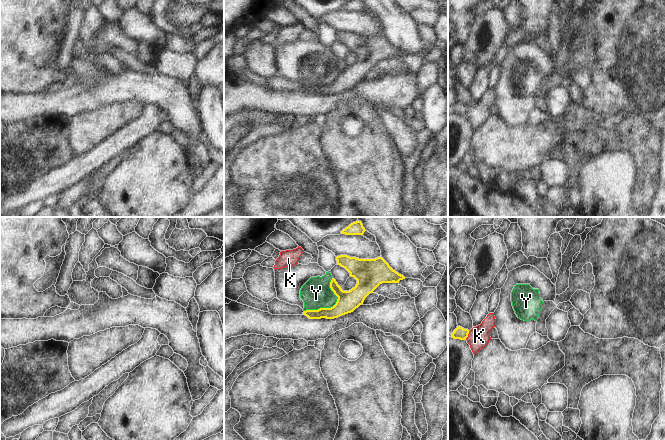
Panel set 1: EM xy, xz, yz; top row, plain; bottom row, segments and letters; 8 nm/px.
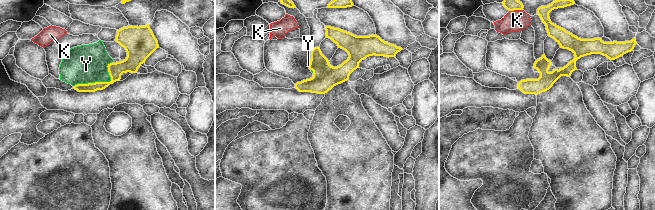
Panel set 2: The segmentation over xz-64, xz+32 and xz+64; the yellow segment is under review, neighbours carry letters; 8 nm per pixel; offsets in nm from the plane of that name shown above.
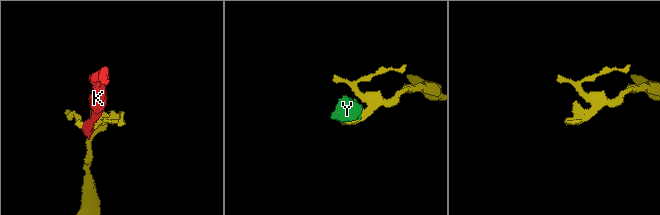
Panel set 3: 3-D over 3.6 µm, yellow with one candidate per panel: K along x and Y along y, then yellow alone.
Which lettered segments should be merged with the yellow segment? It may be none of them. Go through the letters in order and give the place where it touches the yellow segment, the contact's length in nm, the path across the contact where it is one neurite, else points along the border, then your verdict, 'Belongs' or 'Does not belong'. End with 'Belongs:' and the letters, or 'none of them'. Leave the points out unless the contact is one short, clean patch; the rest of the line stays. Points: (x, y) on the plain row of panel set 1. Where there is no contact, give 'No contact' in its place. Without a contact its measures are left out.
K: Touches yellow at yz (467, 111). Shared border 70 nm. Boundary: yz (469, 107), (465, 114). Does not belong
Y: Touches yellow at xz (333, 82). Shared border 360 nm. Boundary: xz (332, 53), (330, 65), (337, 77), (330, 83), (304, 87). Does not belong
Belongs: none of them

